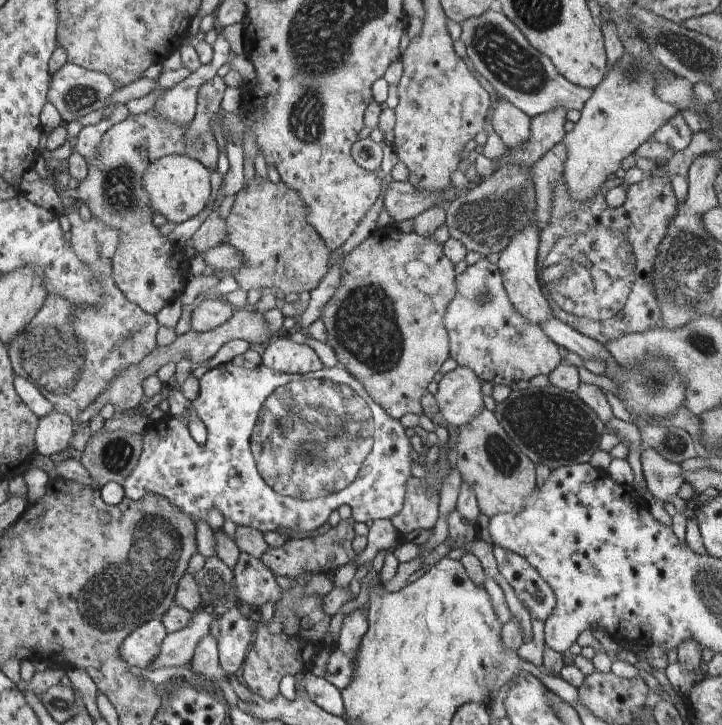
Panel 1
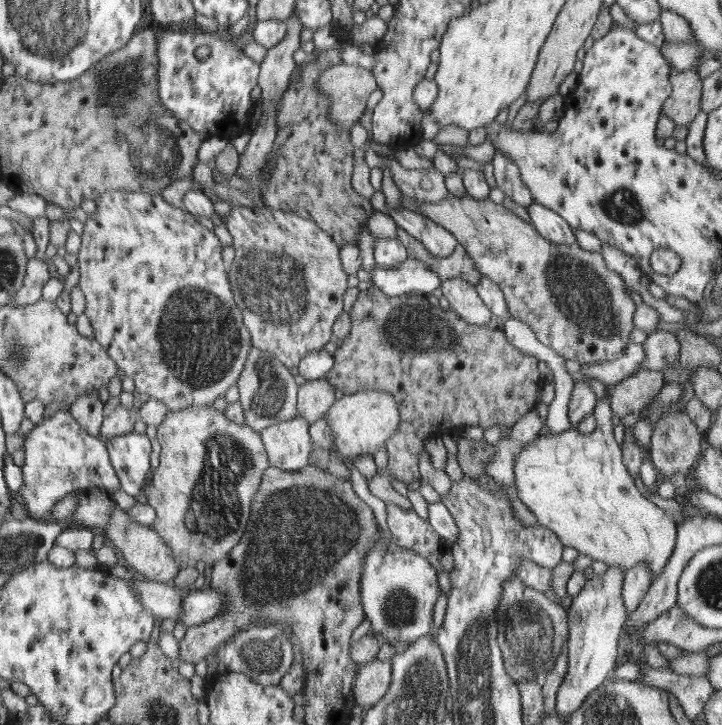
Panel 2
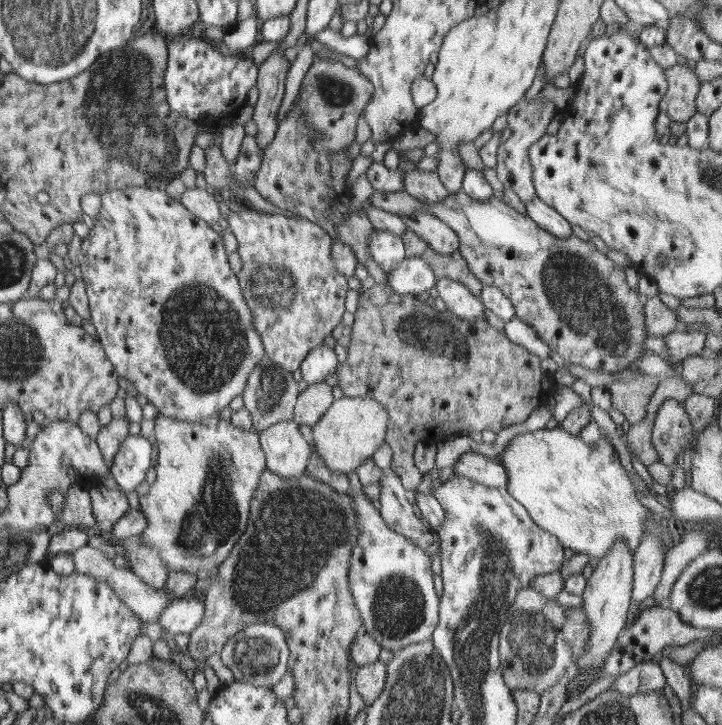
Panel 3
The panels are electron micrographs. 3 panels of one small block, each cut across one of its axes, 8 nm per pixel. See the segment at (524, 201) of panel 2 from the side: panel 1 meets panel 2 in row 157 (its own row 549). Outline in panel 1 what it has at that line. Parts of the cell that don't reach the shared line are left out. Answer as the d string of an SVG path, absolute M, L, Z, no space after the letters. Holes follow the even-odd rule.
M504 546L493 548L499 573L515 590L520 602L534 620L545 620L556 606L556 597L550 585L539 572L520 554L506 550Z

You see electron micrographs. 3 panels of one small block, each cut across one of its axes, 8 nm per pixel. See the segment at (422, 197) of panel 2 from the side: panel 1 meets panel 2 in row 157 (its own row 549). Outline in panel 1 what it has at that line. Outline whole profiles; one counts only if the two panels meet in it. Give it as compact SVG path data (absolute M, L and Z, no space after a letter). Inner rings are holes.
M388 519L375 520L369 528L368 543L366 548L356 558L356 568L371 564L378 552L390 551L396 548L398 543L402 542L399 537L399 531L395 524Z

